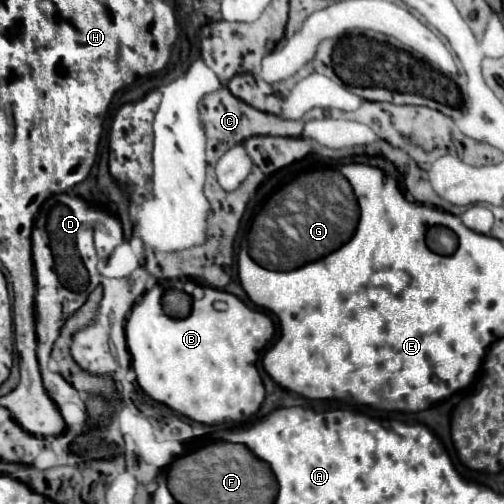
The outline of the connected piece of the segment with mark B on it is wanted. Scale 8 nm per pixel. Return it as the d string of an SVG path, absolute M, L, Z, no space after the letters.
M163 284L147 290L125 324L131 366L141 390L155 402L201 424L241 422L253 416L265 398L255 360L273 336L271 318L211 286L203 286L203 298L193 298L187 318L173 318L161 306L163 292Z

